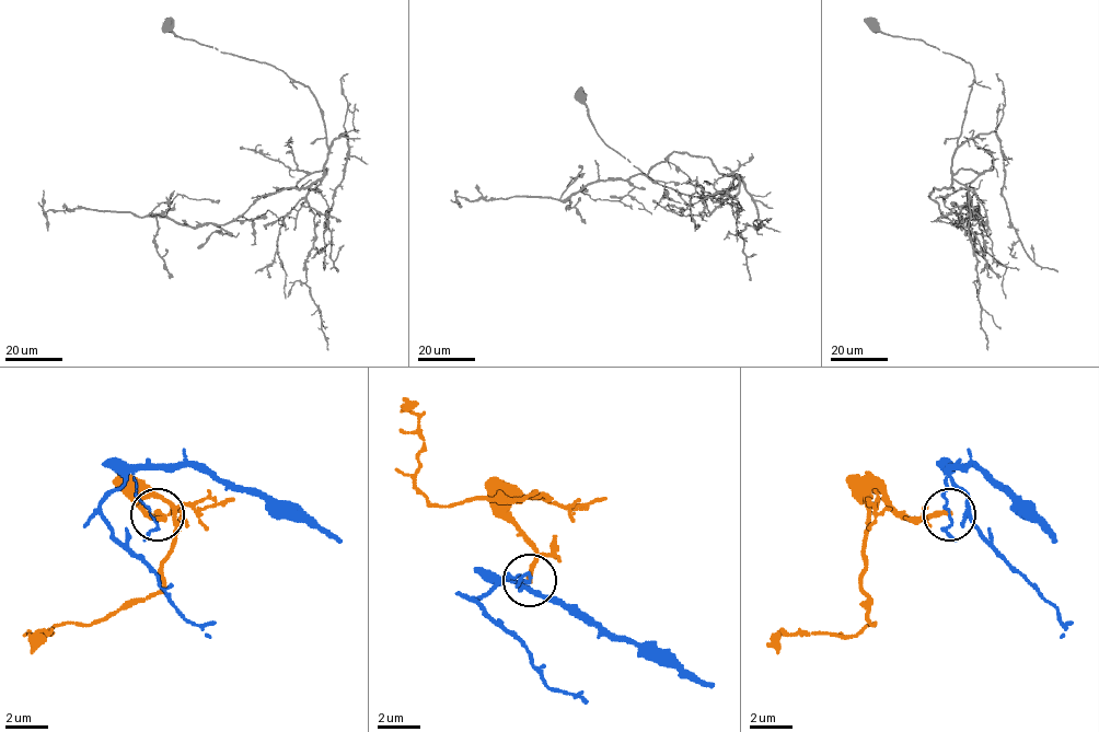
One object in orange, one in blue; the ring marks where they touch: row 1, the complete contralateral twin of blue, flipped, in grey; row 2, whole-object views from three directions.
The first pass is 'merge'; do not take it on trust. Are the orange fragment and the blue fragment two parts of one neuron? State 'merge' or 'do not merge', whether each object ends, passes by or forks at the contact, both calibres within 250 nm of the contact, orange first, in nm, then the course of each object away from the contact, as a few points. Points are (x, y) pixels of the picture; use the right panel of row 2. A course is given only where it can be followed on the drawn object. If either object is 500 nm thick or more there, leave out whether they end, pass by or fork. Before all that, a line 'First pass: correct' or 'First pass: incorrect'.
First pass: incorrect
do not merge; orange ends; blue passes by; calibres 240 and 90 nm; course orange (948, 515), (911, 515), (864, 499), (864, 584), (874, 626), (853, 637), (800, 631), (768, 642); course blue (948, 515), (943, 473), (974, 467), (1059, 542)

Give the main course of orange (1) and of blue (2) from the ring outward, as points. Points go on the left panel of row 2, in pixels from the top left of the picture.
1: (155, 515), (161, 515), (140, 499), (161, 499), (172, 510), (161, 584), (77, 626), (60, 620), (30, 642)
2: (155, 515), (135, 495), (135, 473), (204, 467), (245, 495), (299, 510), (340, 542)

